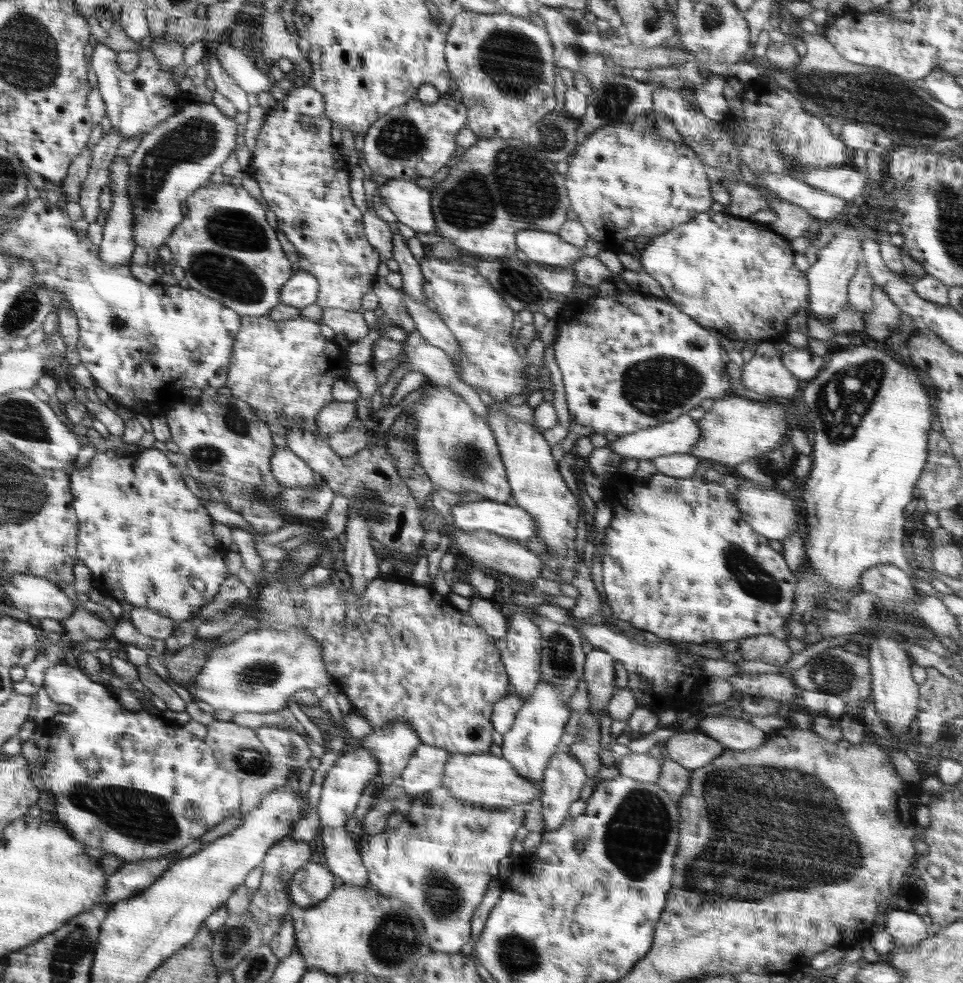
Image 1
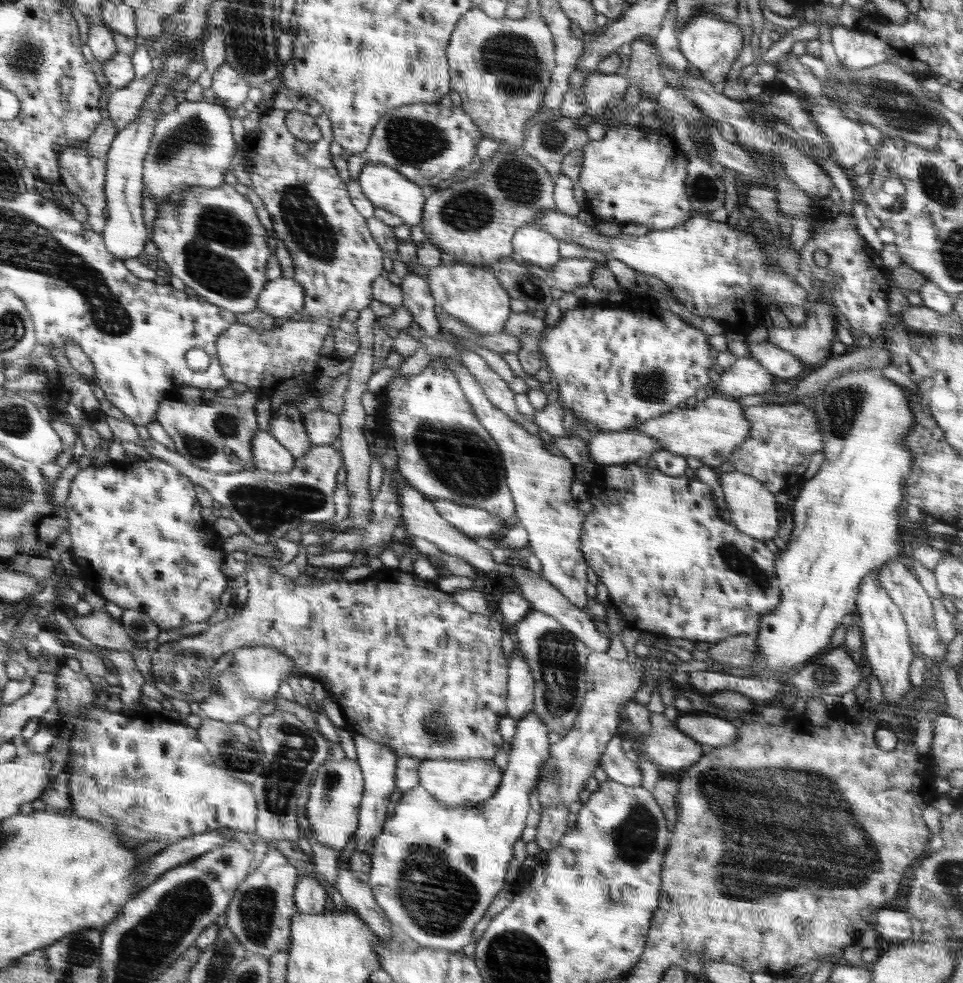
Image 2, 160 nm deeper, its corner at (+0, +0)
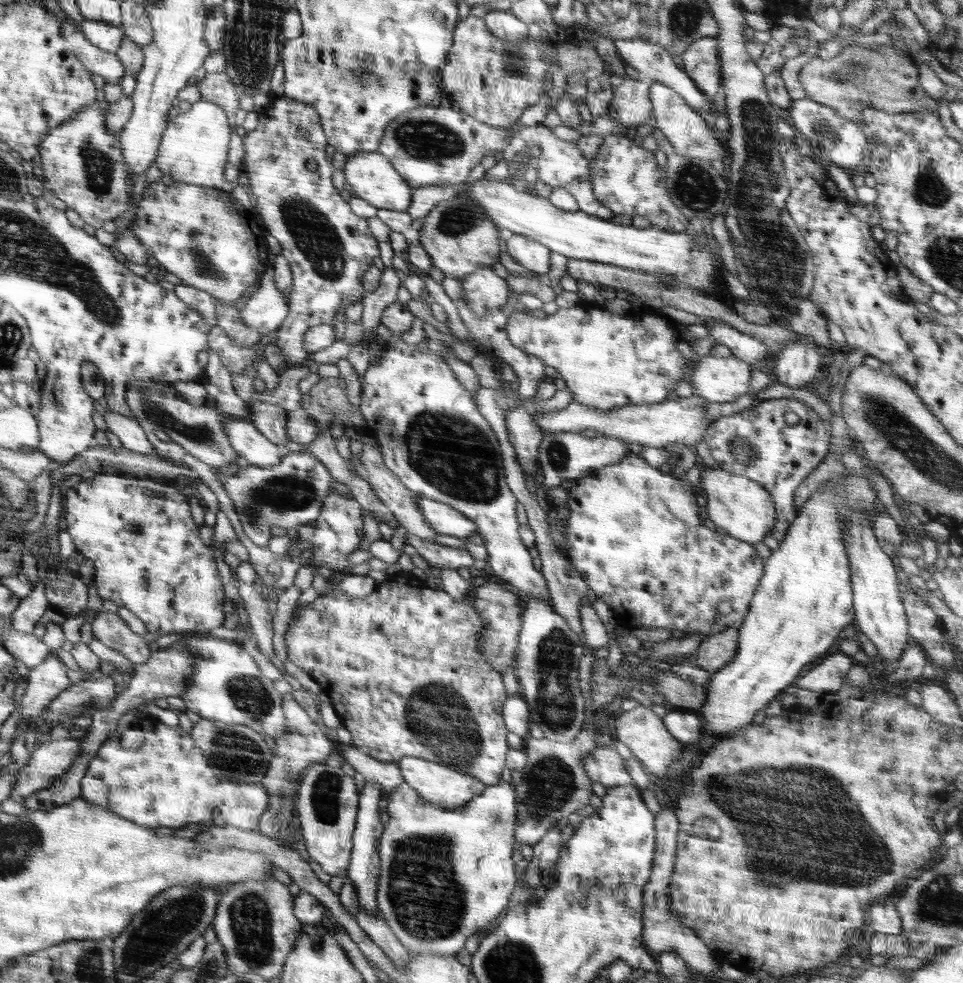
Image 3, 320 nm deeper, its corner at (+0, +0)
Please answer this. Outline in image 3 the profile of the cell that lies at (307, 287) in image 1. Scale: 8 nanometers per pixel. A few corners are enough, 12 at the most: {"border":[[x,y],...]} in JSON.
{"border":[[272,266],[240,310],[246,327],[275,334],[289,301],[276,288]]}

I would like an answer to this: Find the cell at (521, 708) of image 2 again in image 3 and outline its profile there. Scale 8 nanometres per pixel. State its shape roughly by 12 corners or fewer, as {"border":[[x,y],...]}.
{"border":[[522,692],[504,702],[503,722],[525,745],[532,738]]}

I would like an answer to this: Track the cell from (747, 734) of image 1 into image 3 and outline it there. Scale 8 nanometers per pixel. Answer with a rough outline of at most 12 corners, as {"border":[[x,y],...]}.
{"border":[[688,710],[669,711],[668,733],[682,743],[702,738],[704,723]]}

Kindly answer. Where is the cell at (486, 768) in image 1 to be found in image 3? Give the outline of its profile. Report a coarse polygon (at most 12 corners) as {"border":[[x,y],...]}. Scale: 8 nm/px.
{"border":[[407,756],[403,782],[430,804],[460,808],[486,790],[452,766]]}

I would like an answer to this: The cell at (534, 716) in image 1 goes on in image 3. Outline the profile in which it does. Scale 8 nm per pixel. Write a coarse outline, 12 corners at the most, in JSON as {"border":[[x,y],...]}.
{"border":[[516,786],[458,810],[386,792],[379,912],[458,955],[505,913]]}

